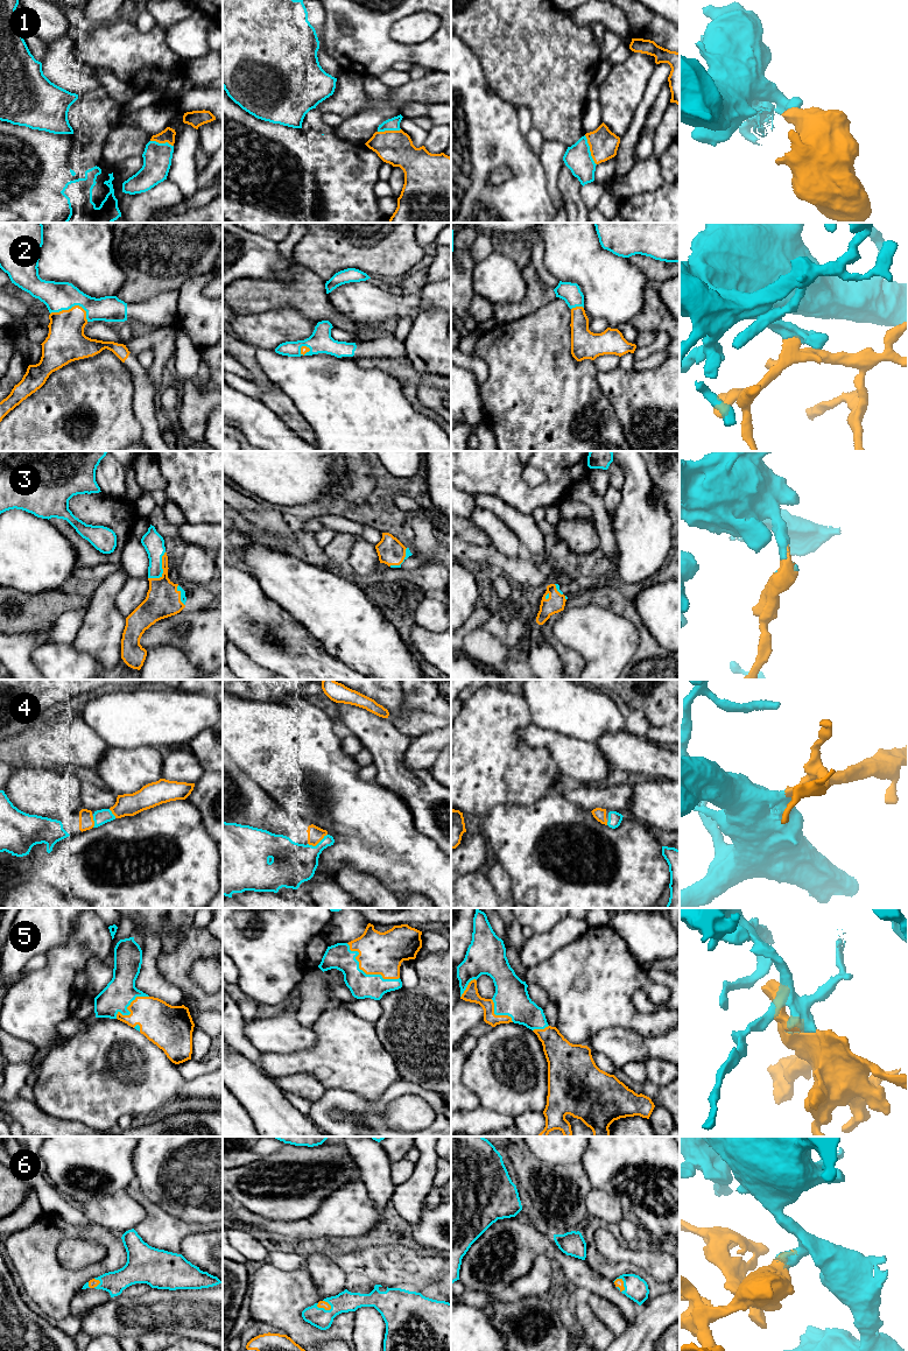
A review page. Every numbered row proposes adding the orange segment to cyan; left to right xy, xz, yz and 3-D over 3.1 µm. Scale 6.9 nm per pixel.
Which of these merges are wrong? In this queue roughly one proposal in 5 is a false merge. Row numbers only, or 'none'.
none

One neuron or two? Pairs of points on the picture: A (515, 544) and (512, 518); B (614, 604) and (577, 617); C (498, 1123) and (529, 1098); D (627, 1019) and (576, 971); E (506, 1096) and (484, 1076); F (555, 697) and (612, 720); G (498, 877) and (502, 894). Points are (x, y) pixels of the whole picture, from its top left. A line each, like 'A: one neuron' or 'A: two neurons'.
A: two neurons
B: two neurons
C: two neurons
D: one neuron
E: one neuron
F: one neuron
G: one neuron

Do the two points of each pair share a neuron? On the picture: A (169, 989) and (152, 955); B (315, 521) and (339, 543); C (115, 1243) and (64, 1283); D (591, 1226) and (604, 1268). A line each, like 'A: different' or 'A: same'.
A: same
B: different
C: same
D: same

